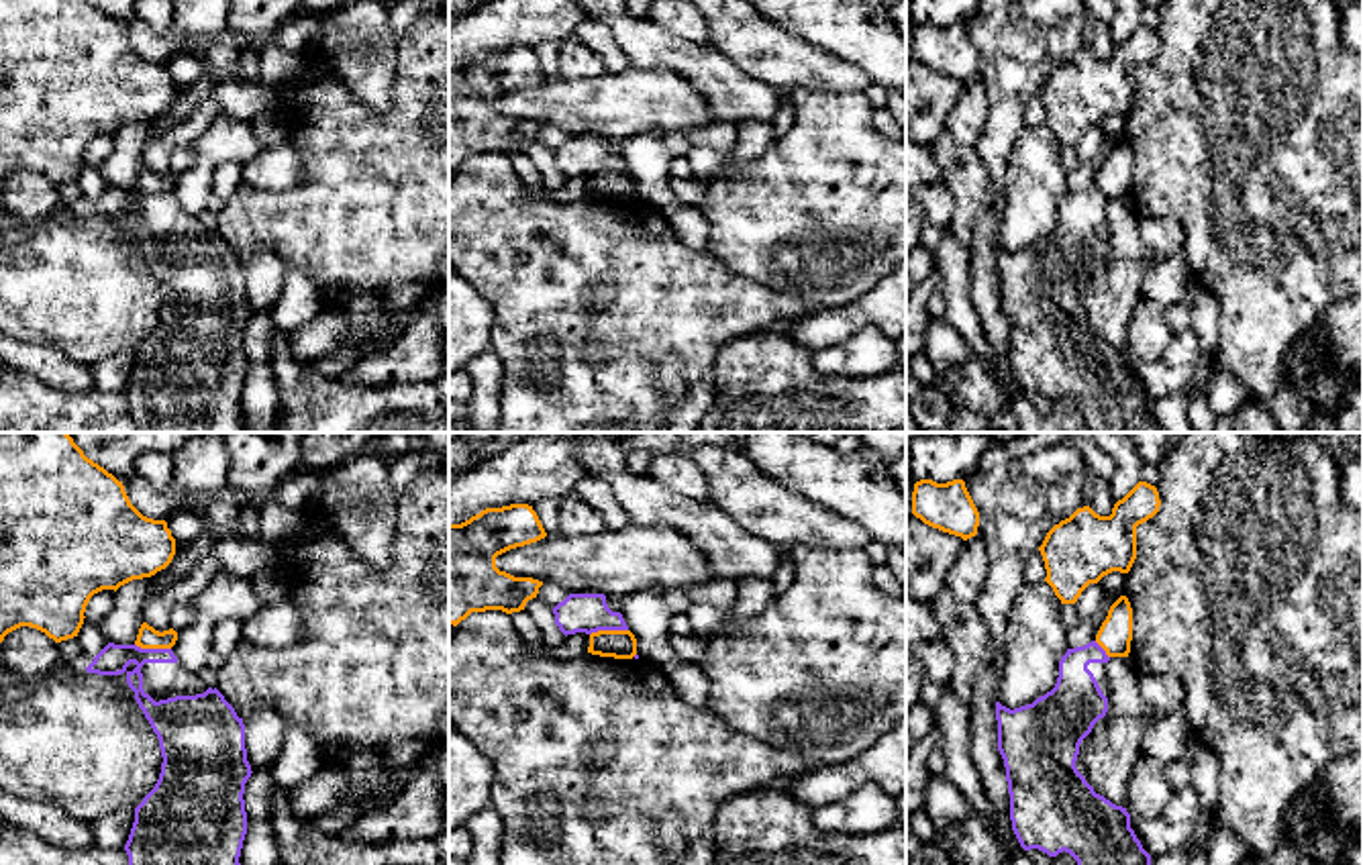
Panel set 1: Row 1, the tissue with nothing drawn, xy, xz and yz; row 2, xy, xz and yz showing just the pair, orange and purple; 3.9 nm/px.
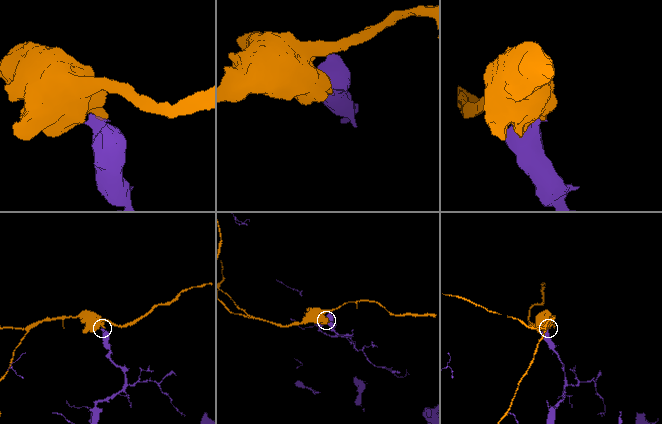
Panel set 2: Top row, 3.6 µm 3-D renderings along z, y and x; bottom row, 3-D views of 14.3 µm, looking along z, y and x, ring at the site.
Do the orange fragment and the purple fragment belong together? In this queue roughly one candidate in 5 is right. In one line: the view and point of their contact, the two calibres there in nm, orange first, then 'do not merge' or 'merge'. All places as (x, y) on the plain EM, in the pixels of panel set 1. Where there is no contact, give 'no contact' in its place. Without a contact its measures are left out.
contact xz (609, 174); calibres 110 and 160 nm; do not merge

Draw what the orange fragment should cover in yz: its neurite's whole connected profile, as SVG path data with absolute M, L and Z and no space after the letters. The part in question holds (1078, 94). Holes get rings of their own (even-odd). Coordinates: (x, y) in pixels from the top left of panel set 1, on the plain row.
M1139 24L1110 59L1090 49L1055 67L1039 90L1047 120L1061 147L1075 147L1090 126L1112 114L1128 116L1137 102L1137 69L1159 55L1155 29Z

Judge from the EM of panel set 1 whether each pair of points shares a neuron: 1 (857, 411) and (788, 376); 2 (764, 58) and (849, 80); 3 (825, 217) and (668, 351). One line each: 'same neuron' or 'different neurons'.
1: same neuron
2: same neuron
3: different neurons

